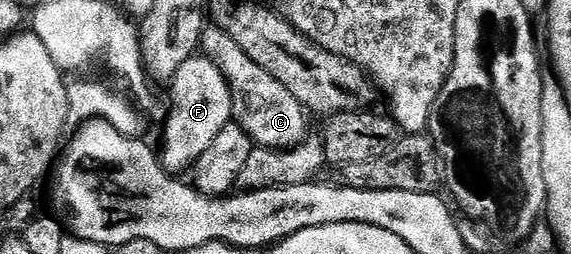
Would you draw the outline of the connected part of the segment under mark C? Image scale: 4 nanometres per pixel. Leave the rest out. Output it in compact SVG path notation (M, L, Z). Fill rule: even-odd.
M214 23L206 24L199 39L200 52L226 77L230 85L231 111L234 122L242 125L256 146L275 150L291 150L302 143L308 134L308 112L289 89L277 81L267 69L257 65L252 58L229 37L227 31Z

